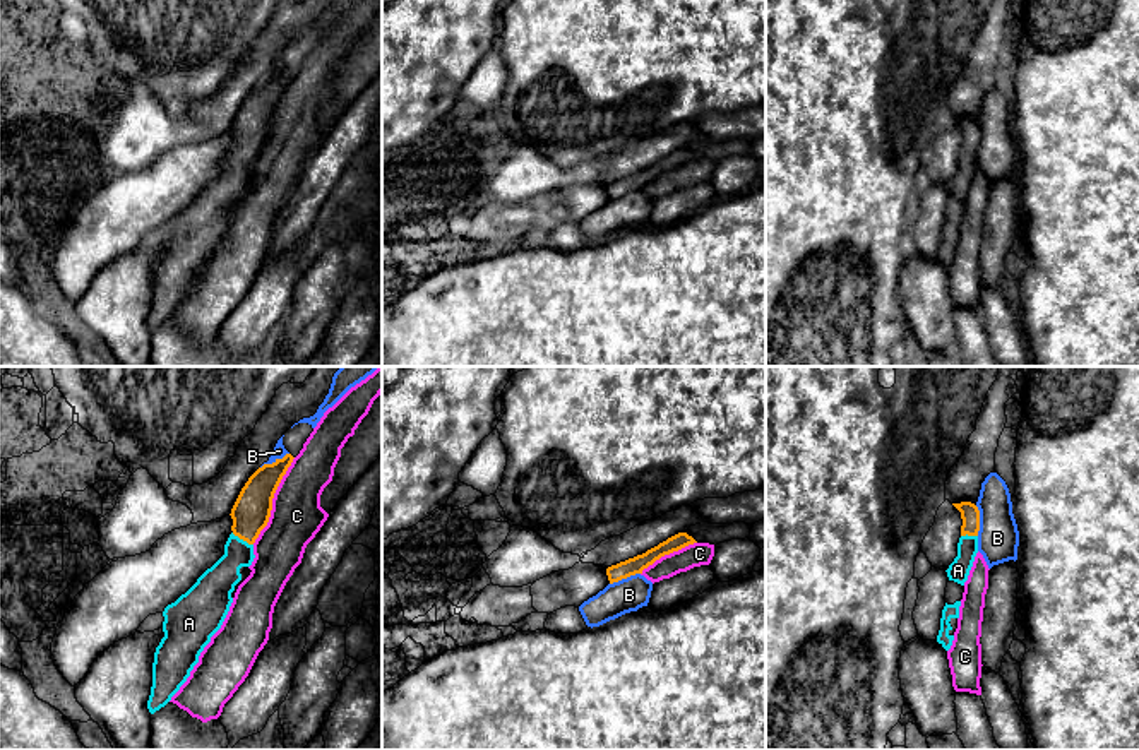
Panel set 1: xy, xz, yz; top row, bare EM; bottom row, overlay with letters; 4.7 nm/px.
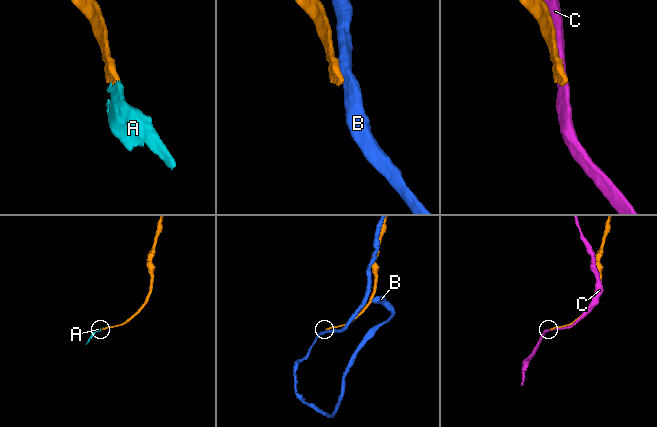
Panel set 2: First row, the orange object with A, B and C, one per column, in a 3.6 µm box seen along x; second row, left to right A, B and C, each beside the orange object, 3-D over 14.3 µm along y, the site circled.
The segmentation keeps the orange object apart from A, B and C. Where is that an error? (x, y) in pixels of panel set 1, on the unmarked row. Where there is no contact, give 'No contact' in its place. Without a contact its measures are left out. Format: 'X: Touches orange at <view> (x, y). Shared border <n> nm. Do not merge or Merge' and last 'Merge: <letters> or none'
A: Touches orange at xy (242, 154). Shared border 120 nm. Merge
B: Touches orange at xy (276, 76). Shared border 150 nm. Do not merge
C: Touches orange at xy (271, 117). Shared border 460 nm. Do not merge
Merge: A

